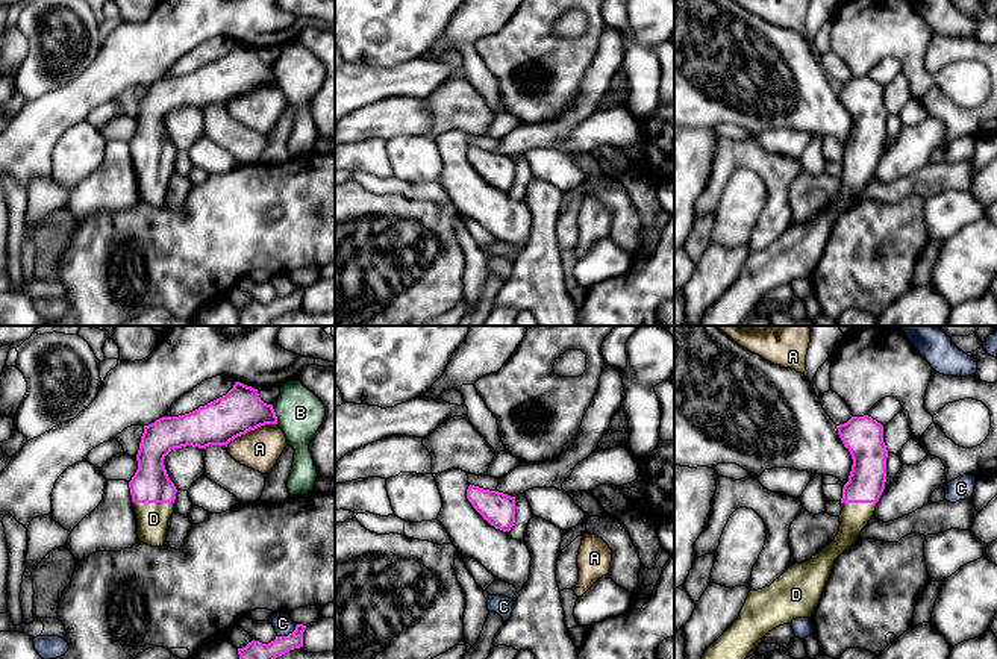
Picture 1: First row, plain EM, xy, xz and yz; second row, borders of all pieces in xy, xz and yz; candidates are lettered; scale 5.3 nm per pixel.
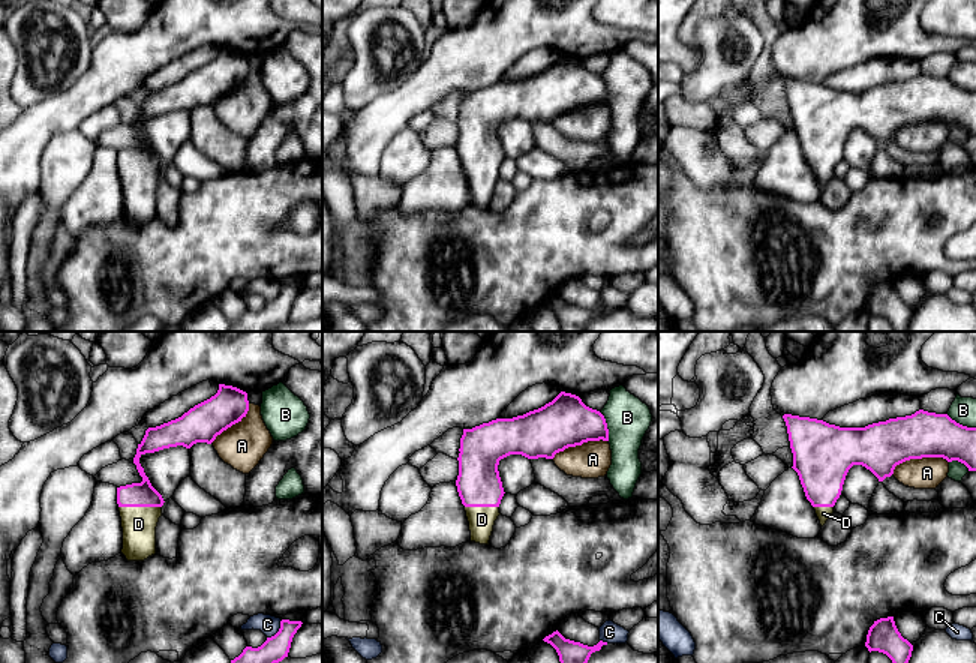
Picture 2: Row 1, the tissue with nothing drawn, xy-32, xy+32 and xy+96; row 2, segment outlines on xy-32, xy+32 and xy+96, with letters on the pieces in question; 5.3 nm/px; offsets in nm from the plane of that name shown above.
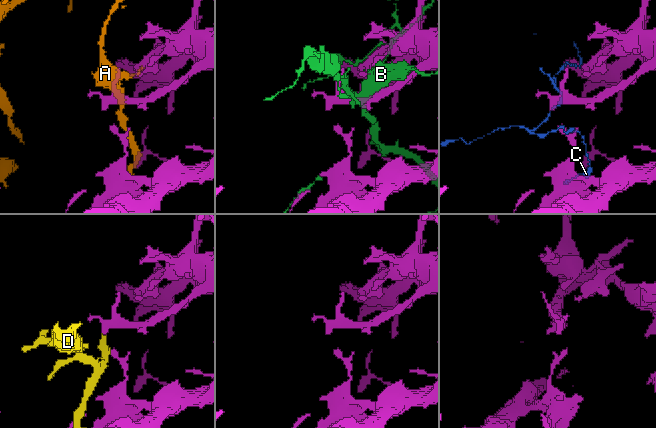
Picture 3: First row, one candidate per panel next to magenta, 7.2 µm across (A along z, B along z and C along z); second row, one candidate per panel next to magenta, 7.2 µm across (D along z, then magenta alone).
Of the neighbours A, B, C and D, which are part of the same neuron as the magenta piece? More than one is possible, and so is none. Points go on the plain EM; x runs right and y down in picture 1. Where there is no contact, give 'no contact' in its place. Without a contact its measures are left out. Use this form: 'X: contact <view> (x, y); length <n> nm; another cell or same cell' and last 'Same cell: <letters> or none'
A: contact xy (250, 90); length 300 nm; another cell
B: contact xy (275, 74); length 110 nm; another cell
C: contact xy (290, 294); length 130 nm; another cell
D: contact xy (153, 162); length 220 nm; same cell
Same cell: D

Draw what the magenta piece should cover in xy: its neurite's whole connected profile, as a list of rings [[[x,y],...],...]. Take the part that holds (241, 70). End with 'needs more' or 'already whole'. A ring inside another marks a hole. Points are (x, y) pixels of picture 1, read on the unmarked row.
[[[235,42],[226,56],[189,74],[162,77],[144,86],[136,115],[138,130],[129,142],[139,203],[165,206],[177,153],[164,126],[171,111],[186,106],[227,108],[235,98],[265,85],[277,85],[273,65],[264,64],[258,50]]]; needs more

